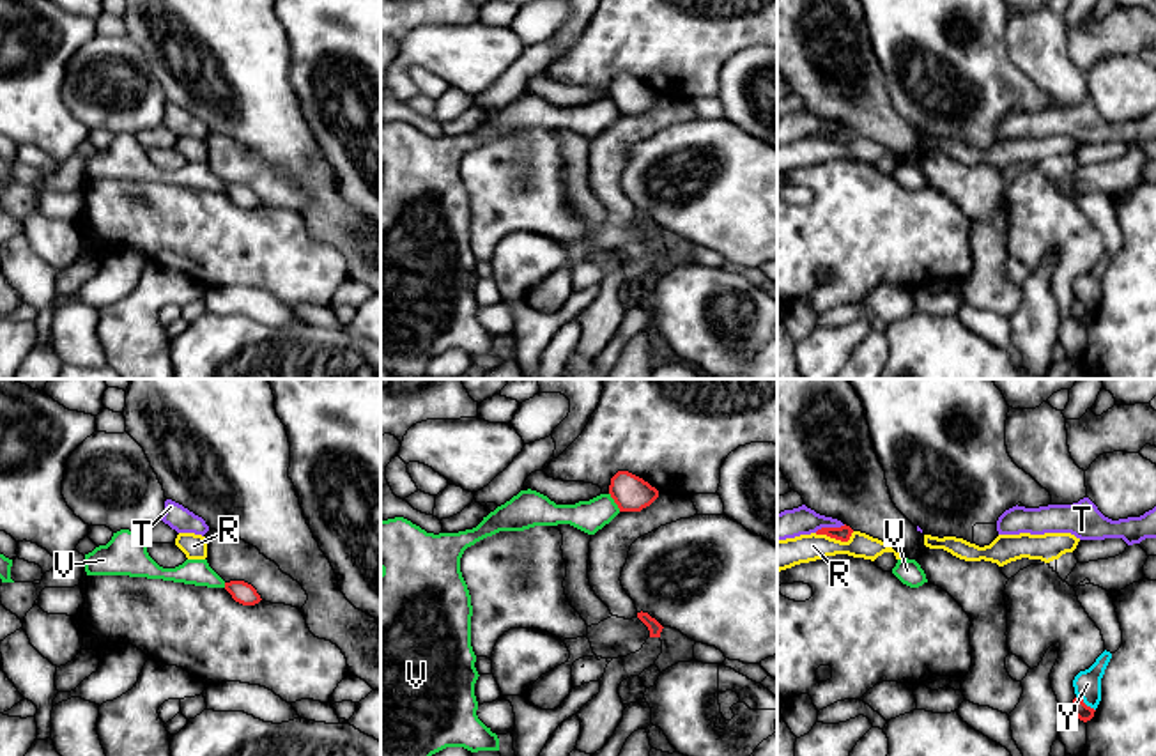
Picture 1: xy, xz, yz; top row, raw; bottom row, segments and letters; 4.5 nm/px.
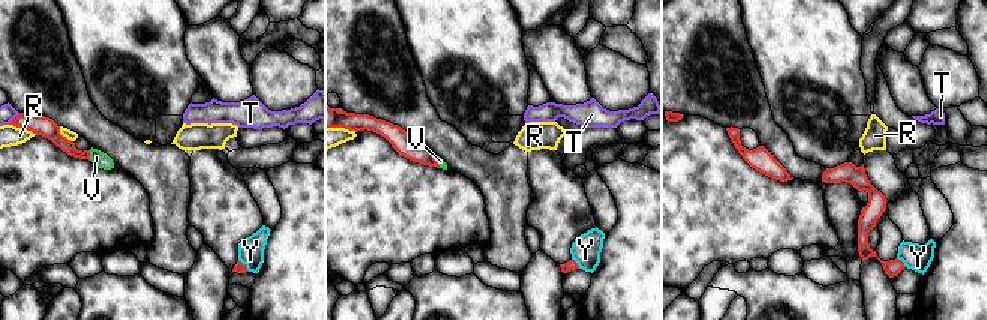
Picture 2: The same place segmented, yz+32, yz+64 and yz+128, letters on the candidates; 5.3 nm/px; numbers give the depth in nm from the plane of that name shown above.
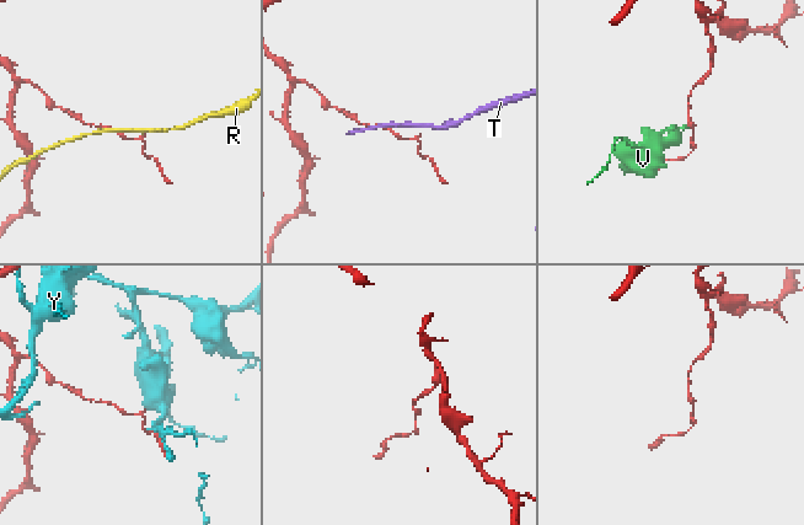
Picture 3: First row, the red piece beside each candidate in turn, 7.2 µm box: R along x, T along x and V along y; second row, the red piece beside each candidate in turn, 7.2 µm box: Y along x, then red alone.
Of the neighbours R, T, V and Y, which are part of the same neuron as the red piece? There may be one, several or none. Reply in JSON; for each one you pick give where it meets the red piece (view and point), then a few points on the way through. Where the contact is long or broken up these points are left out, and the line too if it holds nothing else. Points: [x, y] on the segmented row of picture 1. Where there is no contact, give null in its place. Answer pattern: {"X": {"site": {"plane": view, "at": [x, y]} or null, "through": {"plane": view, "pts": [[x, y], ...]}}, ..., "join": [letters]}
{"join": []}

